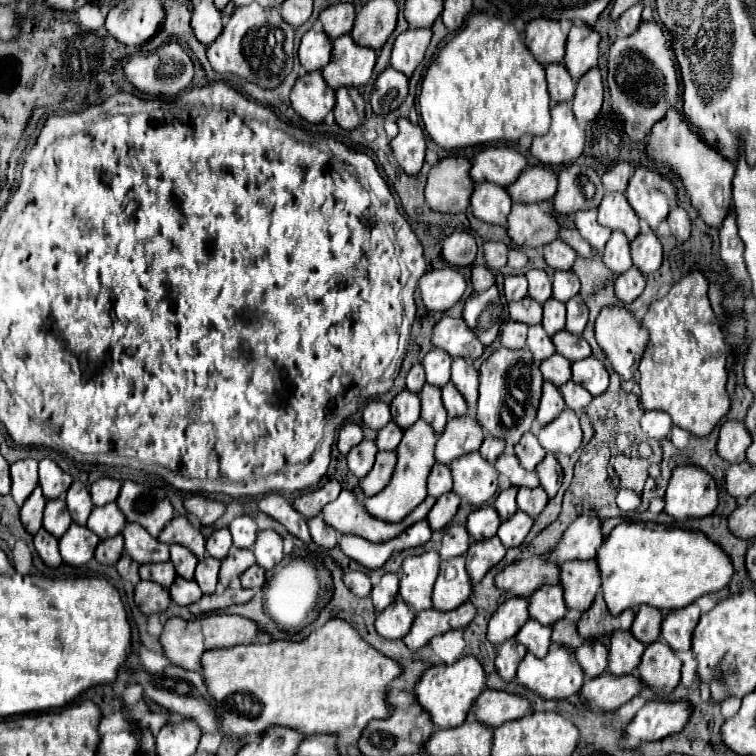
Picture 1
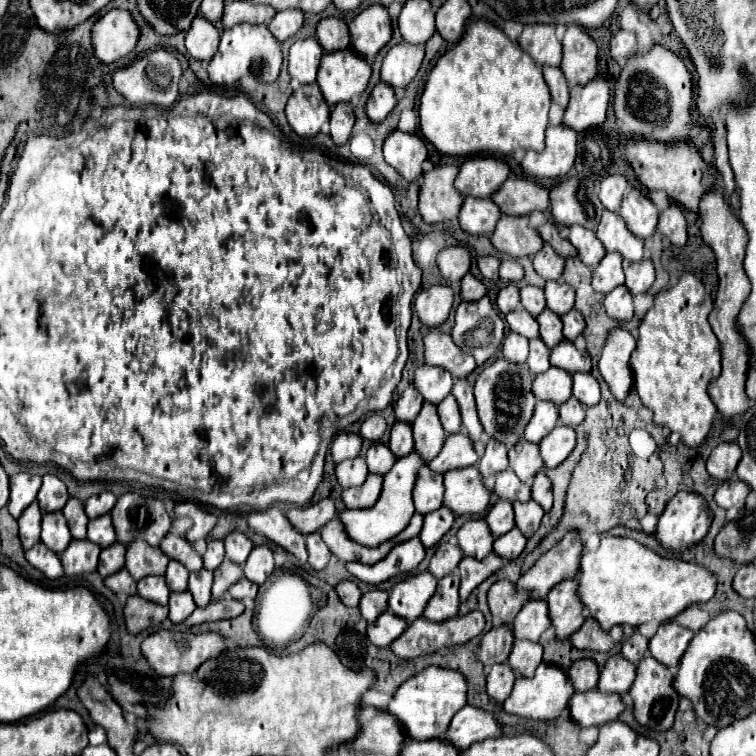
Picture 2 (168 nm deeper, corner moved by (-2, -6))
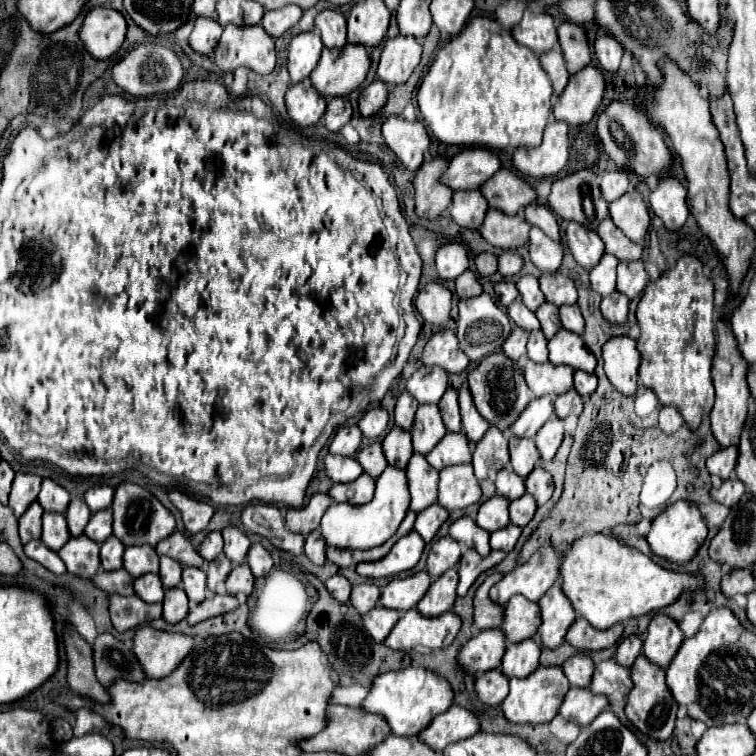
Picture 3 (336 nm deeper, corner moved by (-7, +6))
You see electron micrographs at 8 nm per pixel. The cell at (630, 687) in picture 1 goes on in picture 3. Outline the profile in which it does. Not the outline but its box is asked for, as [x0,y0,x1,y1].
[559,688,609,726]

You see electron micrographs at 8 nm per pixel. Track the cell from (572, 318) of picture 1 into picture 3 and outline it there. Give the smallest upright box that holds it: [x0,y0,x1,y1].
[559,304,585,334]

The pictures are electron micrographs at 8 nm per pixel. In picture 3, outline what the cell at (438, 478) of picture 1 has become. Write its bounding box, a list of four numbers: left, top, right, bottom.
[407,454,439,512]

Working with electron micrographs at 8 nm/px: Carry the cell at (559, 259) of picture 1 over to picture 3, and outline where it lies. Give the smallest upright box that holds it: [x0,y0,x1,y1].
[529,228,563,272]

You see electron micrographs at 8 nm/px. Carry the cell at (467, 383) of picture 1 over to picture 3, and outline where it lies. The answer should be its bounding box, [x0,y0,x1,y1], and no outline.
[459,384,489,444]

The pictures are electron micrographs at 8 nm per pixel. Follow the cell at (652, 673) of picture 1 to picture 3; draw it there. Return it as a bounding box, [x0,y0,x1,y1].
[625,656,677,740]

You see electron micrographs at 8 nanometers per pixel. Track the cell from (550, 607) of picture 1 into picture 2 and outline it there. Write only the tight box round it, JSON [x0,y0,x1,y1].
[512,600,550,642]

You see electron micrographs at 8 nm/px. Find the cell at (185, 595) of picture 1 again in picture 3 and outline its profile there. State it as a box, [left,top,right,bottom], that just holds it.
[163,588,189,624]

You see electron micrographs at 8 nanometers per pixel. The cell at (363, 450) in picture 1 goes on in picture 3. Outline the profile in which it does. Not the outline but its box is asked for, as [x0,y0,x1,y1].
[325,454,363,482]

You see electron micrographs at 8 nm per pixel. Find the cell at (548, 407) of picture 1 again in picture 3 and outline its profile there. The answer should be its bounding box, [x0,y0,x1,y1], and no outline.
[511,396,553,438]

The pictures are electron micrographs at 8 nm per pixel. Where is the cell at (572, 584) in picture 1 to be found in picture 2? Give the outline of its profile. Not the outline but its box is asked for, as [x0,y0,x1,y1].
[546,580,584,640]

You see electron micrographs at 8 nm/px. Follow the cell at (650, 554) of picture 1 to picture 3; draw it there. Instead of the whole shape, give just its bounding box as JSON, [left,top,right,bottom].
[561,534,705,630]

